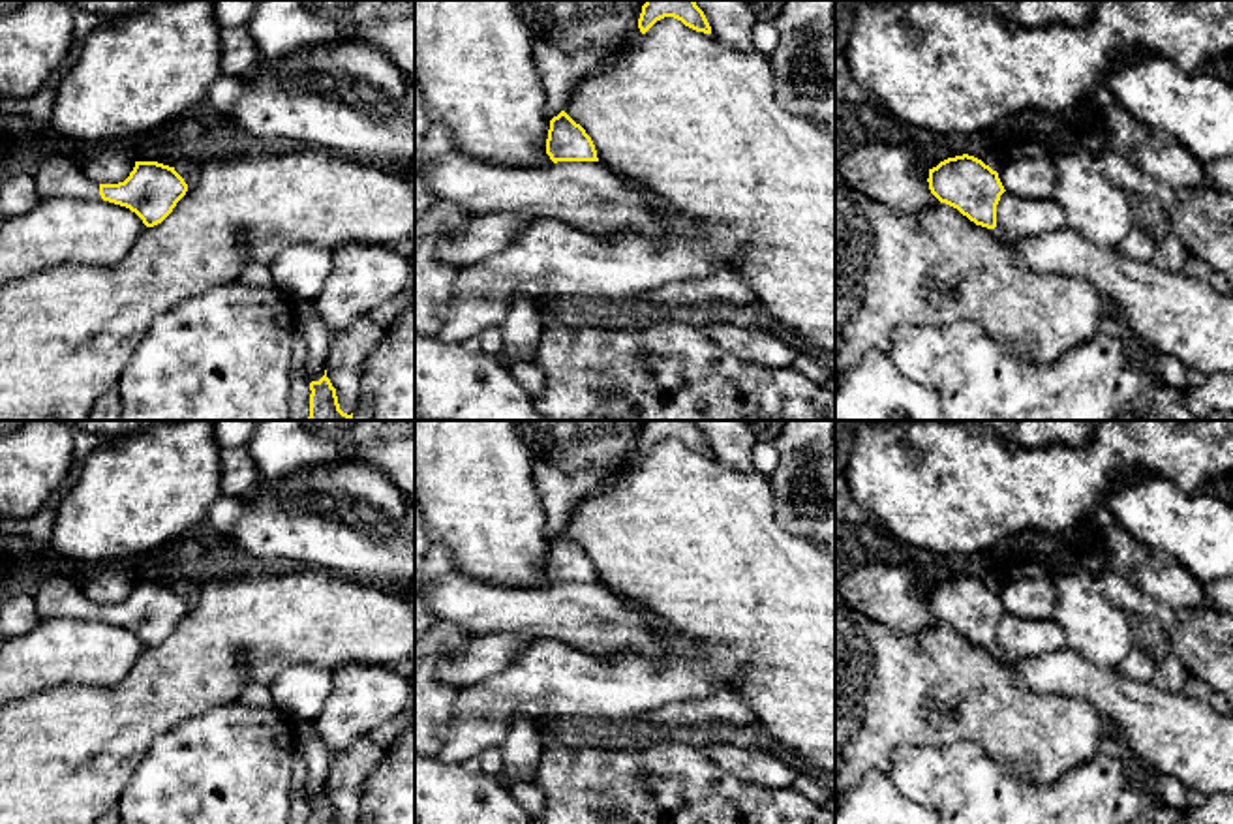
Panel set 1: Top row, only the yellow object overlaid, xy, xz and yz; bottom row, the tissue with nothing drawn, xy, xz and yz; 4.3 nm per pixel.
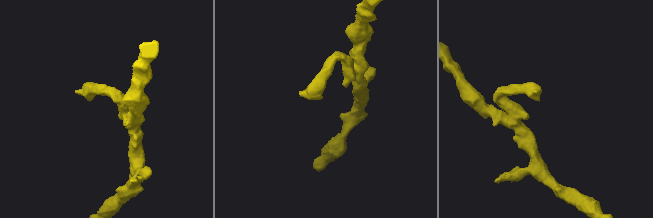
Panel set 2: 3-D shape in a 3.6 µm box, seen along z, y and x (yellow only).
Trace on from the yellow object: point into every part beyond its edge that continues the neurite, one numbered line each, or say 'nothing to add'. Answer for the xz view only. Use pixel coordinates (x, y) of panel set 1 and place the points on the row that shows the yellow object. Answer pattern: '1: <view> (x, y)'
nothing to add

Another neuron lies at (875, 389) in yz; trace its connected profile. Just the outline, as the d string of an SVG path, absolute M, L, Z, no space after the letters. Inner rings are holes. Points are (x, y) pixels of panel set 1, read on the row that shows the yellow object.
M869 353L839 375L835 420L944 420L940 396L906 377L890 353Z

